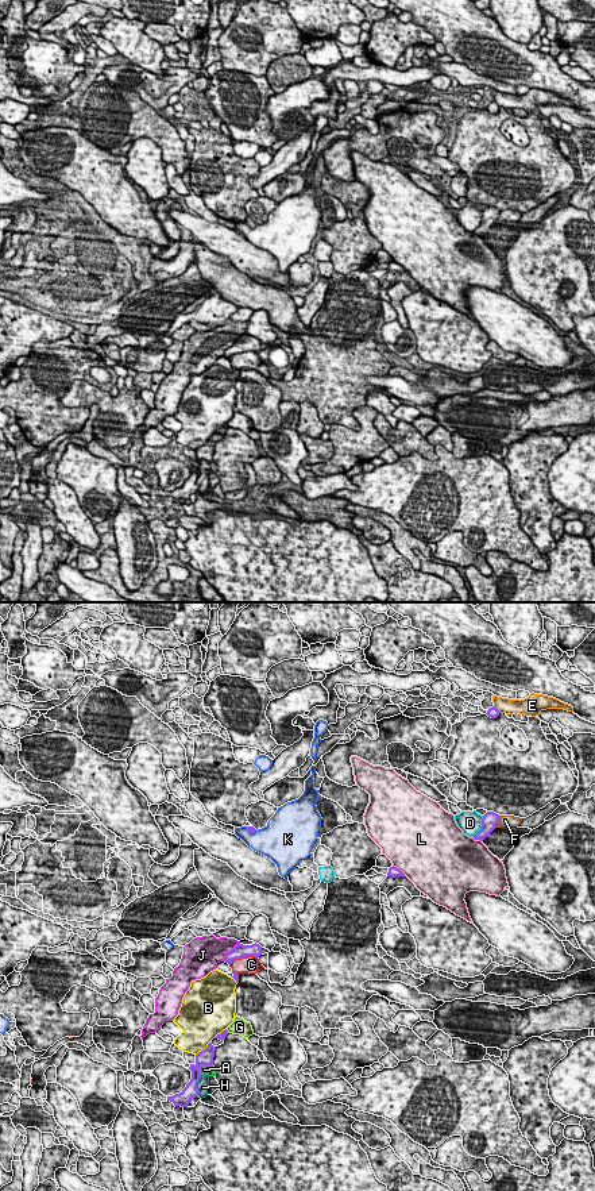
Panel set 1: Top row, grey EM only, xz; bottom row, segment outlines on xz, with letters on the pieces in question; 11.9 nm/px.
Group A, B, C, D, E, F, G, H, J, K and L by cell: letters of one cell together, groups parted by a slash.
A H / B / C / D / E / F / G / J / K / L

